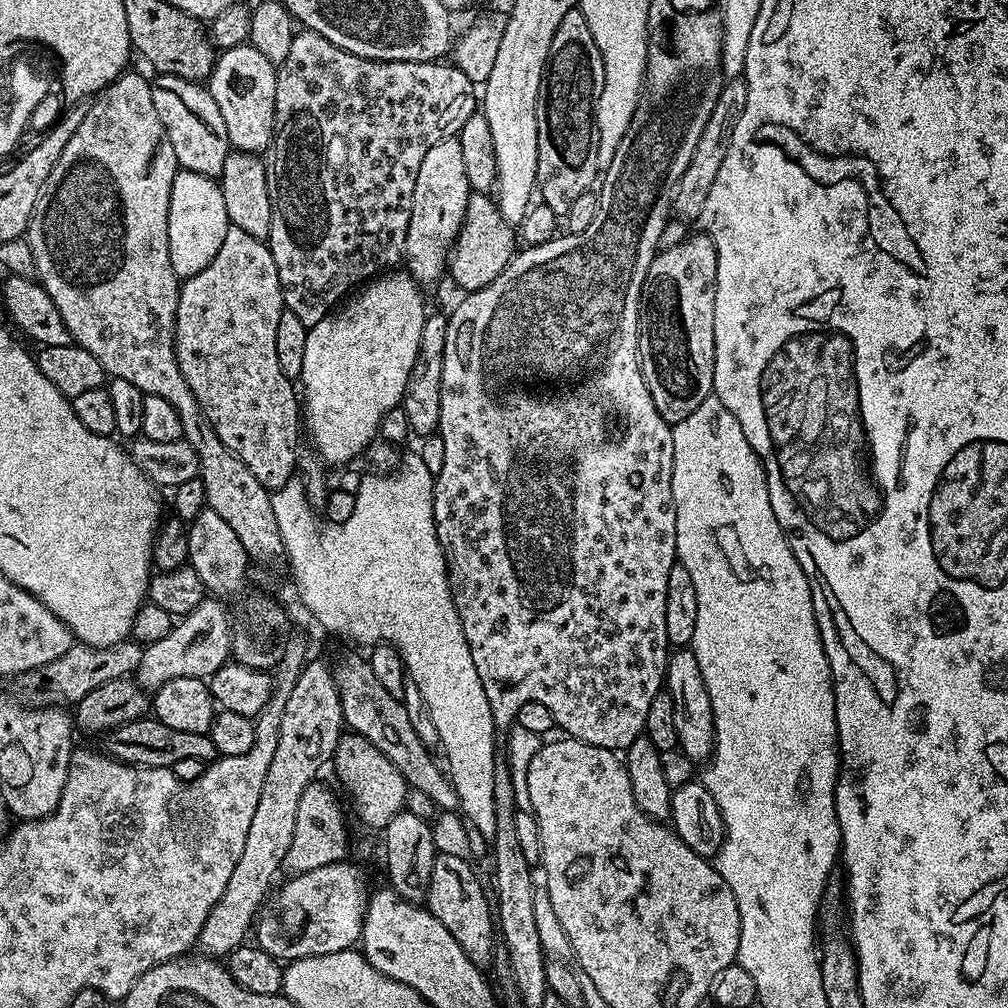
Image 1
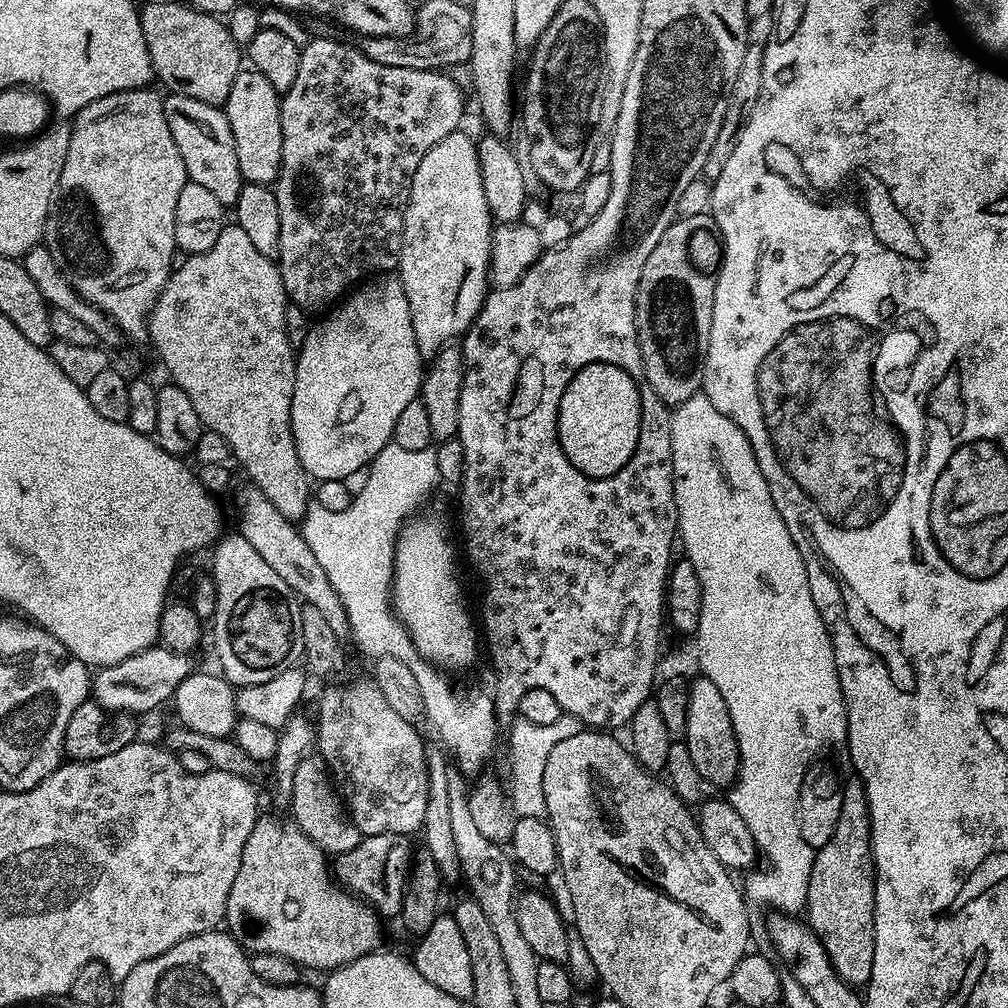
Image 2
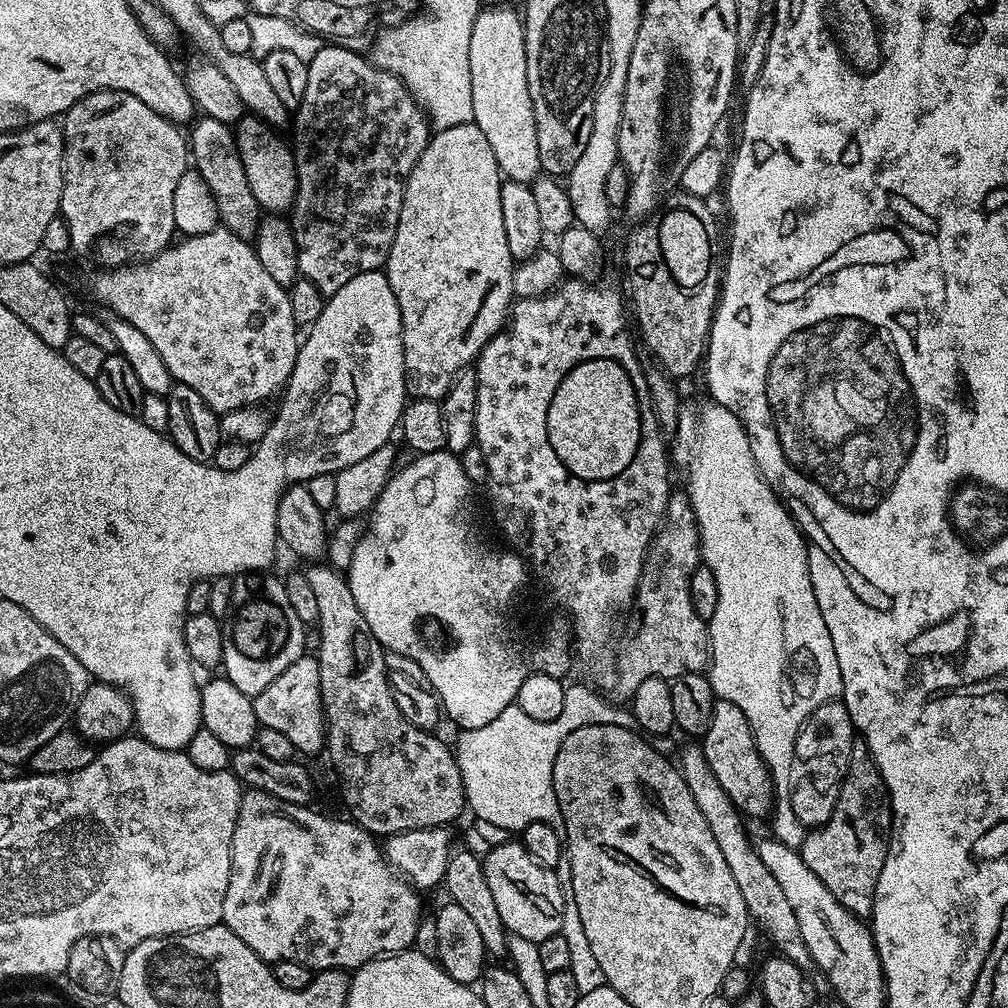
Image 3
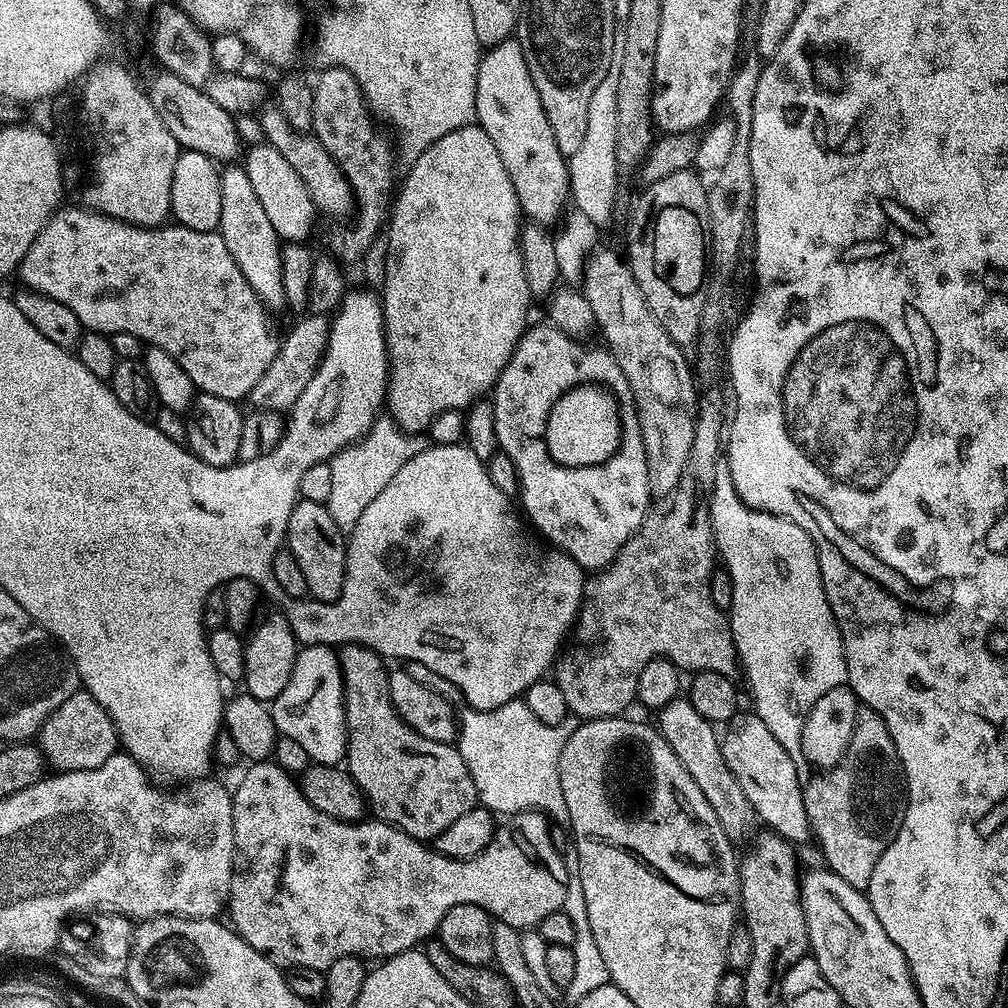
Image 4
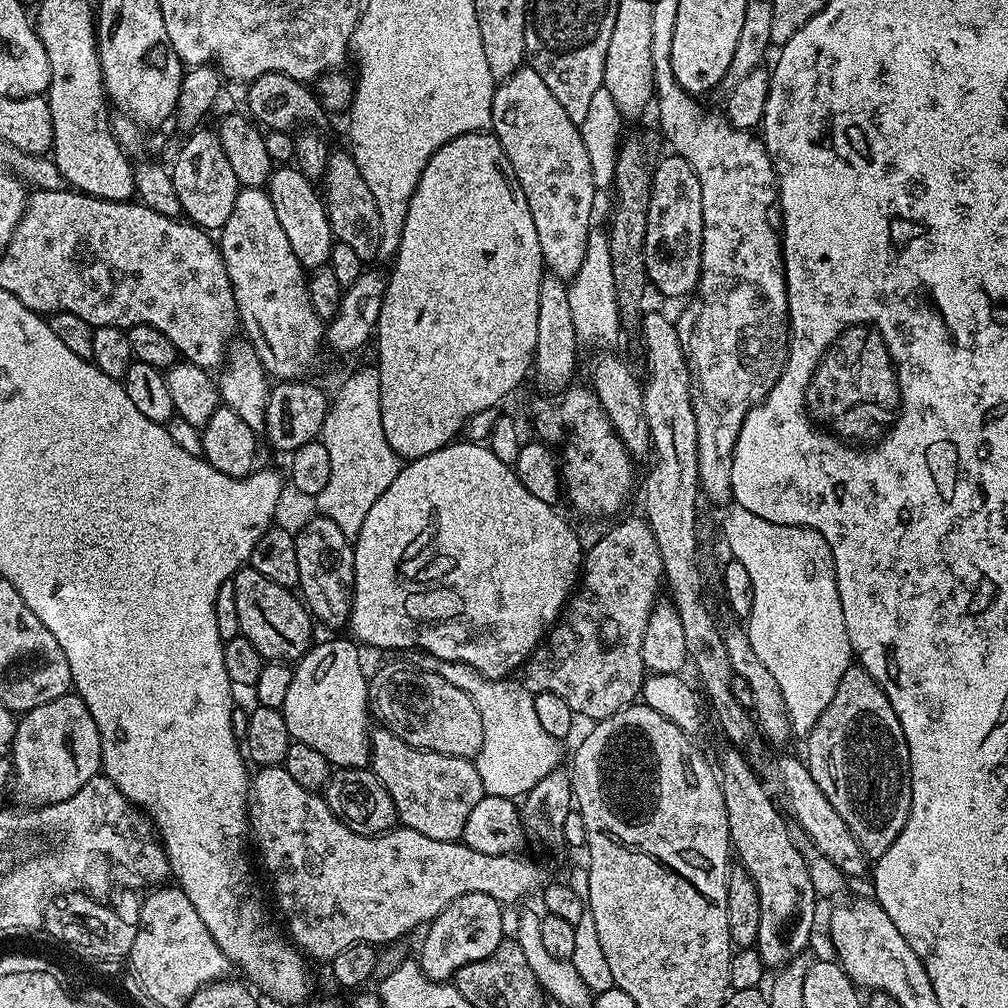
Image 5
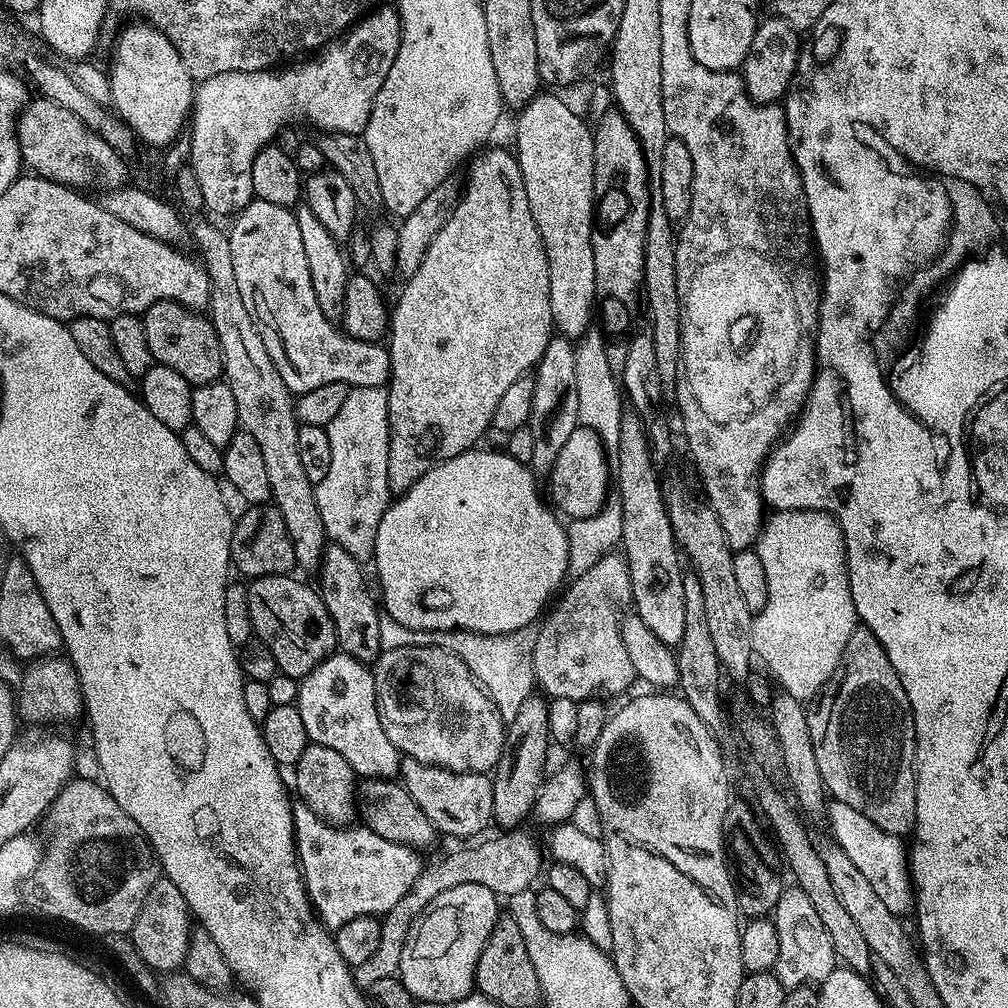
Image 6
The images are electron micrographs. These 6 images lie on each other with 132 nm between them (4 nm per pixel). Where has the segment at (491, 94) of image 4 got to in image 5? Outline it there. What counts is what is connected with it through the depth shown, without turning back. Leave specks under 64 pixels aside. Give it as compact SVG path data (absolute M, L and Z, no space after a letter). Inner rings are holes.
M523 66L497 83L490 131L506 150L526 194L545 269L565 282L572 281L586 255L588 232L594 227L592 207L598 196L594 174L590 174L590 154L586 154L579 127L570 122L536 71Z

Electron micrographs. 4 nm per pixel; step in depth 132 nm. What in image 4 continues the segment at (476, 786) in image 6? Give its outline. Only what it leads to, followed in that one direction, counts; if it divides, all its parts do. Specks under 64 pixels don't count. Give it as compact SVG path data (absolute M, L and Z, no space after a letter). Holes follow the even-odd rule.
M346 644L339 649L340 669L344 675L344 717L348 731L346 771L364 792L364 799L375 819L393 824L415 840L435 841L446 826L450 826L466 810L477 807L477 794L470 770L456 746L422 738L406 721L396 715L390 686L389 669L384 668L385 657L361 644Z

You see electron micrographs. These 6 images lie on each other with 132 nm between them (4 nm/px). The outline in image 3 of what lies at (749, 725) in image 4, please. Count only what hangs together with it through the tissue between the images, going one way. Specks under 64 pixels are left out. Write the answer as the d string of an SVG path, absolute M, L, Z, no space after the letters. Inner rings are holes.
M717 699L710 726L702 737L702 747L714 778L718 778L718 786L726 790L730 802L734 802L734 806L739 808L745 817L767 817L773 811L772 778L768 775L768 767L765 766L764 760L758 754L758 746L746 722L746 714L742 714L742 710L734 706L734 702Z

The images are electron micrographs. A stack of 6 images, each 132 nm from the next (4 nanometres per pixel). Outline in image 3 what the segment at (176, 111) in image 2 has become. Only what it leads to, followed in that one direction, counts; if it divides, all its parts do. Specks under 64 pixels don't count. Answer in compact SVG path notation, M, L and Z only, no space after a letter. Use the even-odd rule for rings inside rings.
M210 116L197 119L191 128L190 160L206 186L210 186L210 194L214 194L220 224L239 236L255 237L256 227L262 219L262 209L254 198L254 190L250 190L250 182L246 182L246 170L242 170L242 158L236 149L233 129Z

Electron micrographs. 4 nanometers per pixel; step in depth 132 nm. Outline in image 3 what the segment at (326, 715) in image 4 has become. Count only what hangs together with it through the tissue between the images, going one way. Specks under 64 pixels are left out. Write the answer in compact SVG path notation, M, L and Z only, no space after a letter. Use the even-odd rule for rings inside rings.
M305 654L294 662L294 666L286 666L262 694L252 697L256 722L260 728L278 730L290 738L293 749L297 753L305 752L312 756L323 749L326 744L324 727L324 703L320 697L320 661L315 655Z

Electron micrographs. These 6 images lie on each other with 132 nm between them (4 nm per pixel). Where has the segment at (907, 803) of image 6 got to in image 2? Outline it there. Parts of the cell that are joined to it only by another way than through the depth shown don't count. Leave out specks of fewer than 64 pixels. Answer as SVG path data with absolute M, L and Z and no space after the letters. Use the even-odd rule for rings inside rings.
M859 778L844 780L841 794L841 814L838 817L834 836L821 848L815 849L808 883L808 902L806 905L806 923L816 937L839 974L842 981L853 988L867 985L873 973L874 958L874 902L876 901L876 867L872 857L872 835L870 834L870 810L864 783Z

